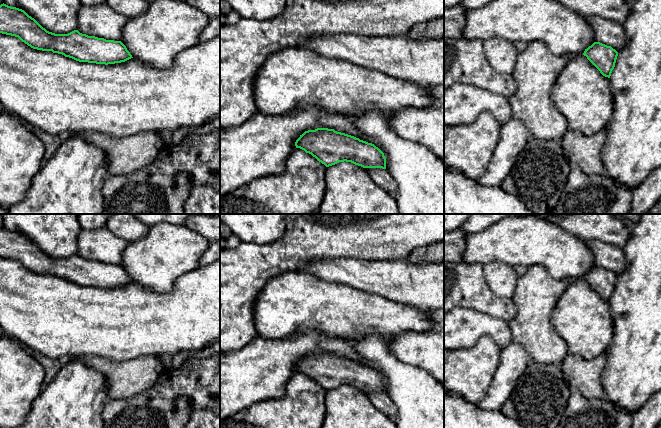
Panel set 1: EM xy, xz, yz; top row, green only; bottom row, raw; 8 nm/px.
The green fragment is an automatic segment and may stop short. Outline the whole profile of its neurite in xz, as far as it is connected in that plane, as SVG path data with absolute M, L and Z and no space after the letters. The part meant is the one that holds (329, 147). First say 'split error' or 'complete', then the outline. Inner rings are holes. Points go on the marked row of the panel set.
split error | M308 106L280 116L257 113L240 126L220 128L220 198L254 179L283 173L288 156L296 148L311 154L326 167L346 161L363 168L386 169L384 153L356 129L355 119L356 116L331 113L316 106Z

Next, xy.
split error | M0 5L0 103L5 112L22 118L26 123L52 135L73 132L92 132L114 137L129 136L140 132L174 131L183 127L197 127L220 117L220 36L180 52L171 67L156 68L132 57L121 41L88 36L74 30L68 34L55 34L43 28L24 10Z

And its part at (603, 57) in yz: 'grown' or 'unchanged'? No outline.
grown

